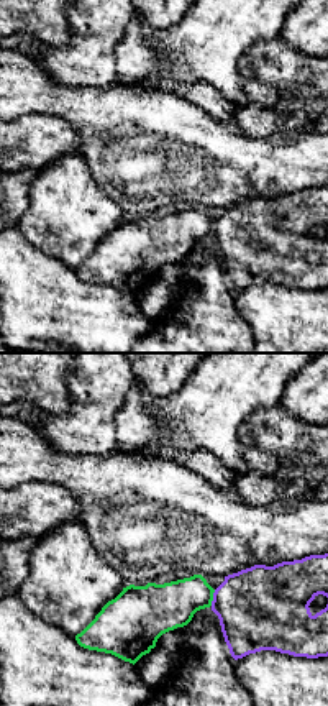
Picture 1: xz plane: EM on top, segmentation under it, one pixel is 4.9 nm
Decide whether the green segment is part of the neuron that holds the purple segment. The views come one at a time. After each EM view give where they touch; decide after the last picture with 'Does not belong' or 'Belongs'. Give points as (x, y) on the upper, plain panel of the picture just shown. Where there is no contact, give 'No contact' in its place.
Touches purple at (214, 230)

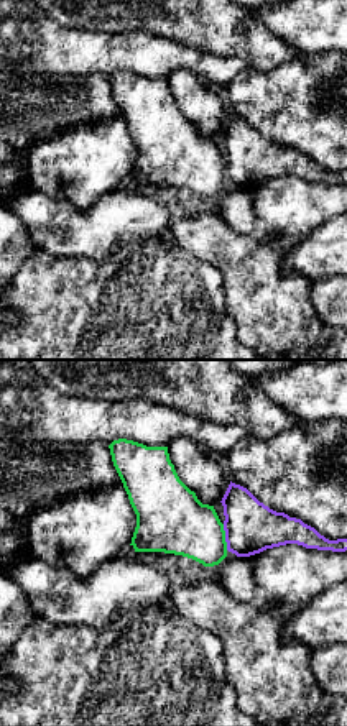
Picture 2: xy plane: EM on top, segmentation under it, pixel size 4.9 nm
Touches purple at (226, 170)

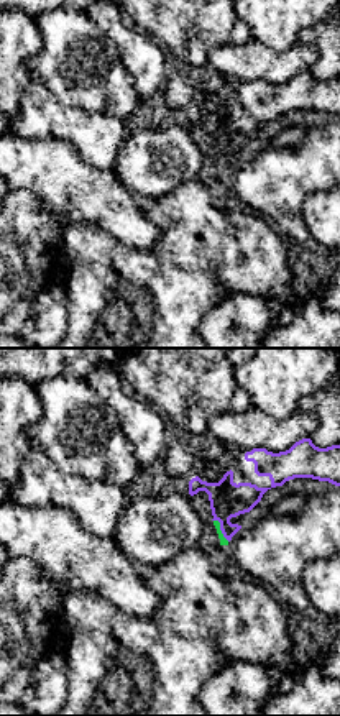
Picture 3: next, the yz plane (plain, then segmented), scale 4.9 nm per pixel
Touches purple at (220, 161)

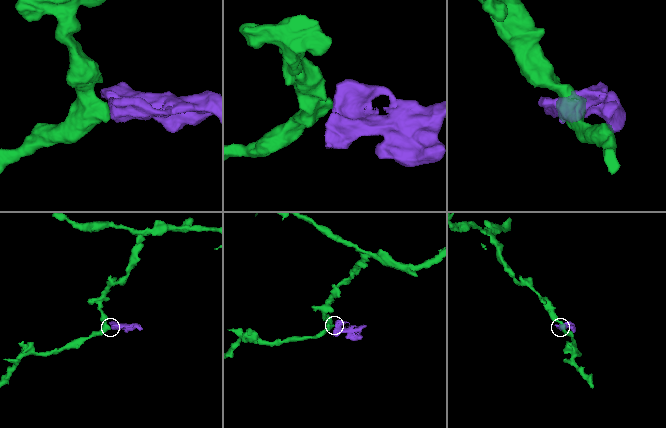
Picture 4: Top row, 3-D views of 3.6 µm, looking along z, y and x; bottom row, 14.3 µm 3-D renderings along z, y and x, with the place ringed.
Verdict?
Does not belong

